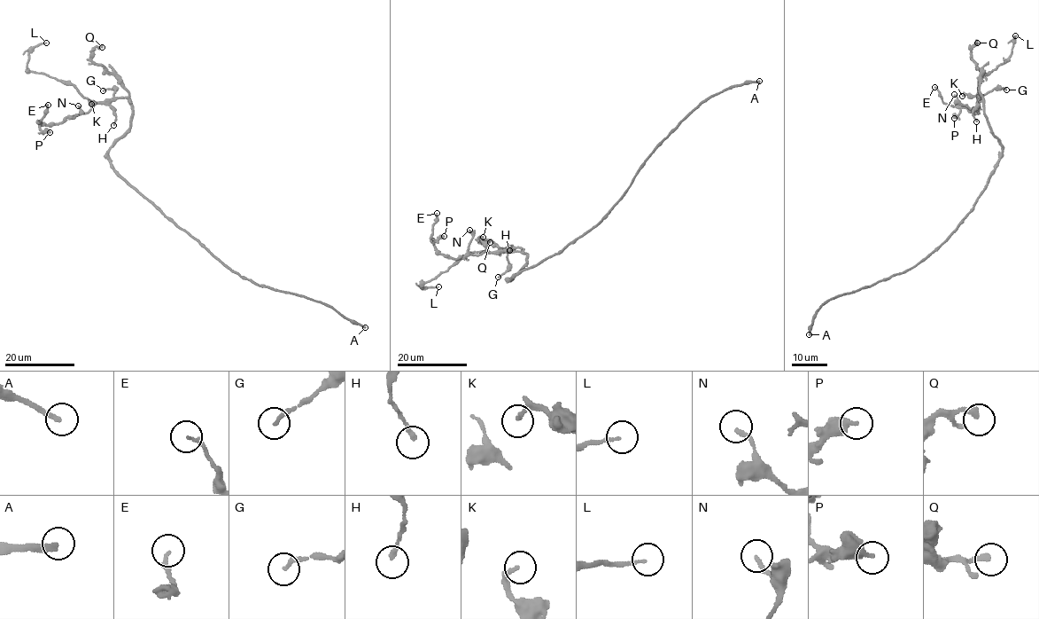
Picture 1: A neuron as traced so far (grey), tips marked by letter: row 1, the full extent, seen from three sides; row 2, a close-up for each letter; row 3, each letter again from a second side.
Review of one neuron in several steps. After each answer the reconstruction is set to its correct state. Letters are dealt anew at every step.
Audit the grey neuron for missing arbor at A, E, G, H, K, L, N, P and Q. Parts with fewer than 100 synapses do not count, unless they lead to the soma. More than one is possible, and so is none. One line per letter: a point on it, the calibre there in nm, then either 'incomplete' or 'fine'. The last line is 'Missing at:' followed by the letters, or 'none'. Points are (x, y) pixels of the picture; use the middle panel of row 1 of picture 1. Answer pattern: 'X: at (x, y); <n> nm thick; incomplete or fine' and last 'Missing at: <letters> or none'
A: at (759, 81); 240 nm thick; fine
E: at (437, 213); 170 nm thick; fine
G: at (498, 277); 200 nm thick; fine
H: at (509, 250); 200 nm thick; fine
K: at (483, 237); 120 nm thick; fine
L: at (438, 286); 120 nm thick; fine
N: at (469, 230); 200 nm thick; fine
P: at (444, 236); 440 nm thick; fine
Q: at (490, 242); 280 nm thick; fine
Missing at: none

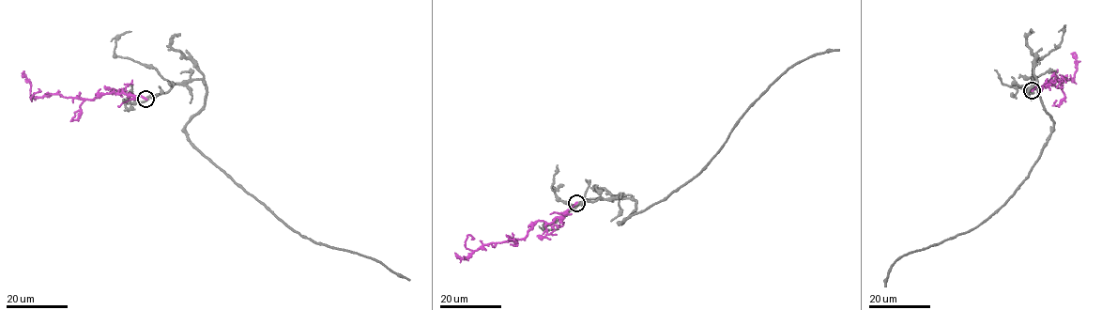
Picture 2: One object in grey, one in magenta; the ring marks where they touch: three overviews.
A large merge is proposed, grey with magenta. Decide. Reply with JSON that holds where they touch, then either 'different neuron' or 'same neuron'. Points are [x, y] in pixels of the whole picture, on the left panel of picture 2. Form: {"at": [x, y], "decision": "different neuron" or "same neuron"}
{"at": [145, 99], "decision": "different neuron"}

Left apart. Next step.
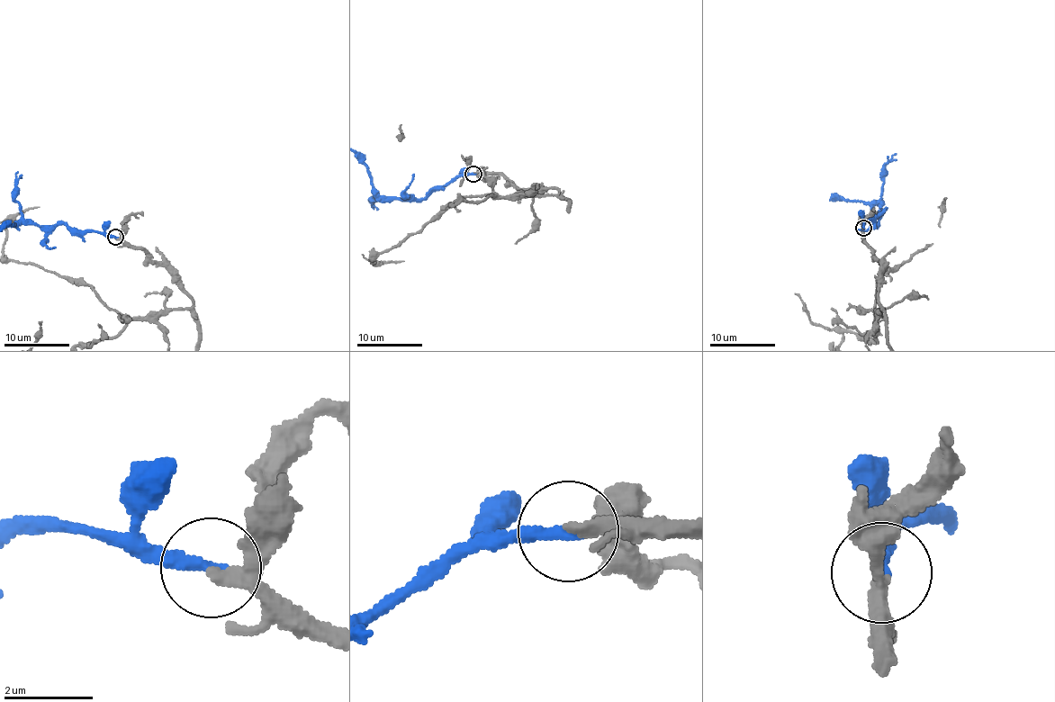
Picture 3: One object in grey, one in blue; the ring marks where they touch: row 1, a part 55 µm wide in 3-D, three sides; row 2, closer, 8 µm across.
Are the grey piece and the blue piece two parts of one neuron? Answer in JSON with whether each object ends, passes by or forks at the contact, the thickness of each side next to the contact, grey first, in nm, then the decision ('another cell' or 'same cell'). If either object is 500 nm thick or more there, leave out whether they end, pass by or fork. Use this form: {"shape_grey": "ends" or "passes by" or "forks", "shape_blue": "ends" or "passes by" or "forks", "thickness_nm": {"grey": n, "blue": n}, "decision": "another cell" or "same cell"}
{"shape_grey": "passes by", "shape_blue": "ends", "thickness_nm": {"grey": 200, "blue": 280}, "decision": "same cell"}

